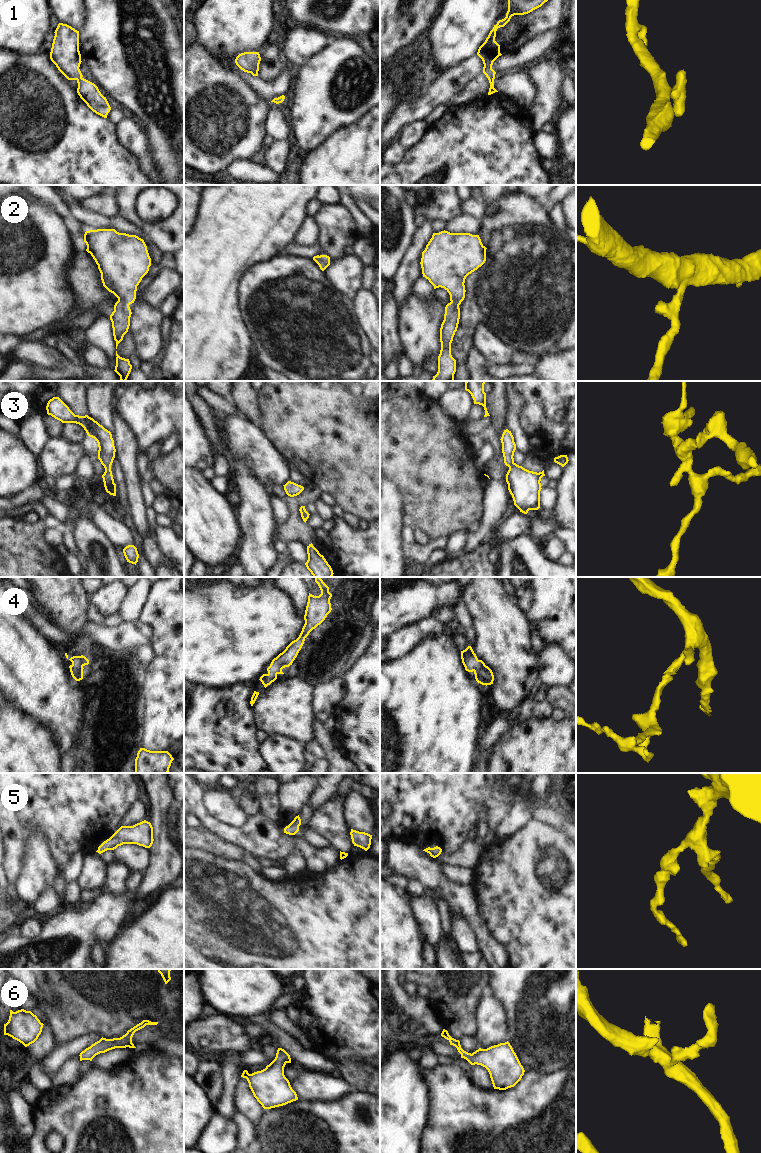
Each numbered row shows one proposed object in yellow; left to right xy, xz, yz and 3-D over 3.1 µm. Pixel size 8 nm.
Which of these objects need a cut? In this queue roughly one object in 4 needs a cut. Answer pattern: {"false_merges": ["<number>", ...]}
{"false_merges": []}

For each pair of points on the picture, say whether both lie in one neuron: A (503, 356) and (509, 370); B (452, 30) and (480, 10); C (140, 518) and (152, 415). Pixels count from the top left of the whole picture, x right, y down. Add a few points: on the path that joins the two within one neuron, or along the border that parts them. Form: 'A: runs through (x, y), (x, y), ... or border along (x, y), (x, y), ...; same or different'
A: border along (510, 363), (493, 365); different
B: runs through (459, 30), (473, 17); same
C: border along (127, 425), (138, 449); different

